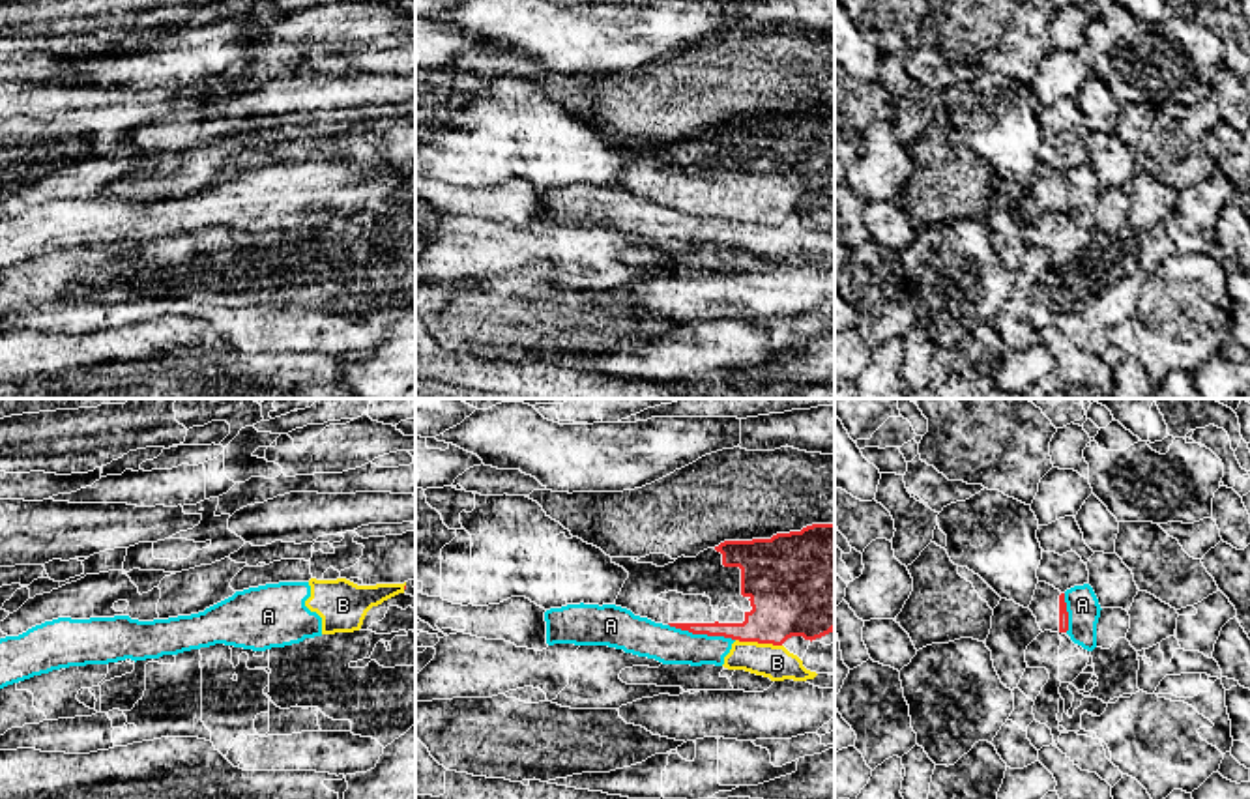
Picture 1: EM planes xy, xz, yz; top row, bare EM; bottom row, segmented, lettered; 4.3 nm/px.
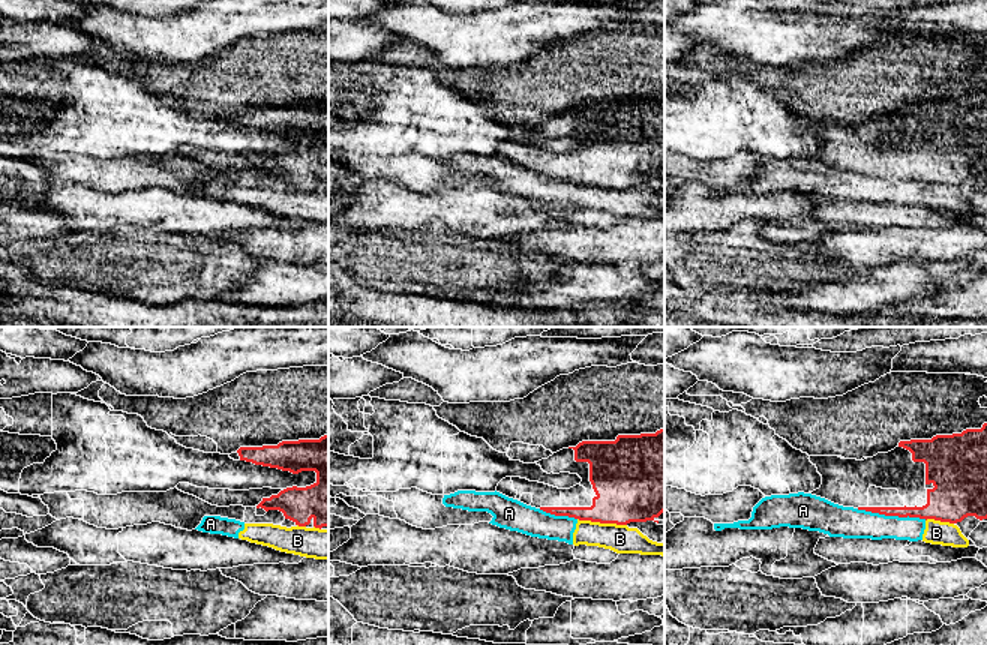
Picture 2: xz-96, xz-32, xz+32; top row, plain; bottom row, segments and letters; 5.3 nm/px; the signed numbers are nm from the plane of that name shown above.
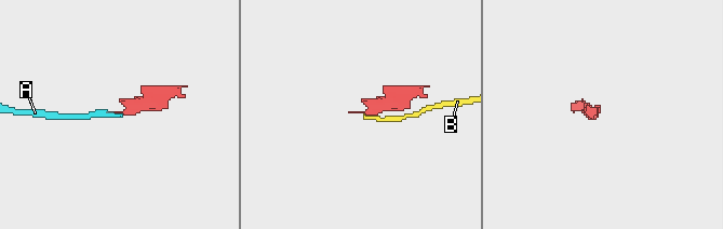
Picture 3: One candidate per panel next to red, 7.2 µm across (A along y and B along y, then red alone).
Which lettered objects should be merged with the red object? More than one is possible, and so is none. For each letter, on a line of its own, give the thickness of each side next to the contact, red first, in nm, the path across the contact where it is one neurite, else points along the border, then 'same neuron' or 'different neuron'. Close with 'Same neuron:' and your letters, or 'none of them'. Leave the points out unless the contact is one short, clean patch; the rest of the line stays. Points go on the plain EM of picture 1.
A: calibres 140 and 160 nm; border xz (668, 204), (693, 214), (723, 216), (734, 221); different neuron
B: calibres 360 and 150 nm; border xz (736, 219), (781, 227); different neuron
Same neuron: none of them

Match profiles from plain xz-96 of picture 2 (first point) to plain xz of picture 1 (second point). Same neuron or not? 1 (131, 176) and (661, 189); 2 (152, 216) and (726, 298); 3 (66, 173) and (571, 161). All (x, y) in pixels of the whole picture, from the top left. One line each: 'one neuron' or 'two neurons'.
1: two neurons
2: two neurons
3: two neurons

